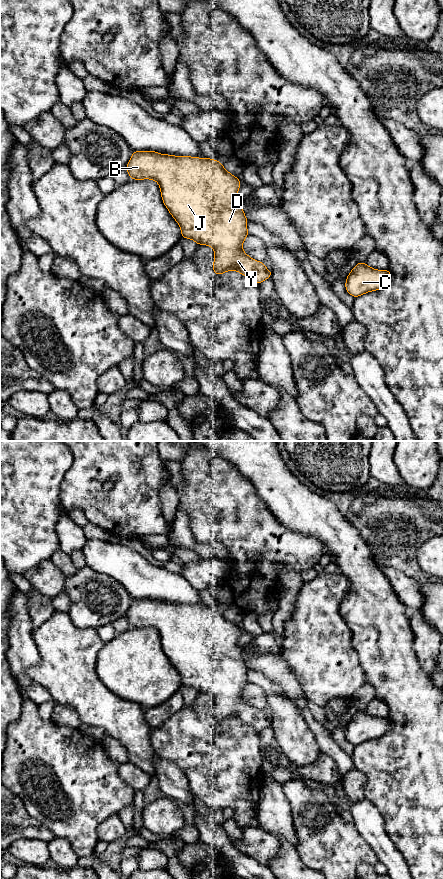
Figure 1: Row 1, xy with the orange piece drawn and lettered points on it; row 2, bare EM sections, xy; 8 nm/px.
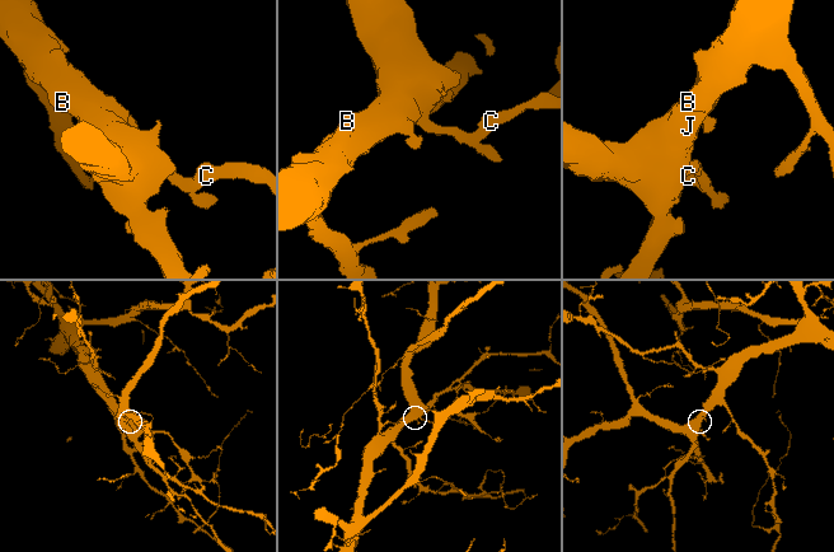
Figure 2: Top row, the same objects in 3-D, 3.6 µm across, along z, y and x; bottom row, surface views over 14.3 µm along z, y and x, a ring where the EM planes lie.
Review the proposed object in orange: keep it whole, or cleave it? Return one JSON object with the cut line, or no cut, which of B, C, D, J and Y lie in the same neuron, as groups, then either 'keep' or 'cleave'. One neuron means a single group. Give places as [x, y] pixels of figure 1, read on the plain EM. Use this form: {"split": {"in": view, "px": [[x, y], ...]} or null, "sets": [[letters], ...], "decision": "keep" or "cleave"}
{"split": null, "sets": [["B", "C", "D", "J", "Y"]], "decision": "keep"}

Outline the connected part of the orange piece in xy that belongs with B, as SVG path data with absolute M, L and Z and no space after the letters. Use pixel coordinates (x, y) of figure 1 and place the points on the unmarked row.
M134 599L125 617L130 627L150 627L159 632L163 651L180 674L181 685L213 696L213 720L216 723L234 718L257 732L272 724L272 718L268 719L265 711L254 708L243 699L243 690L249 681L248 668L238 648L241 630L220 609L155 599Z

